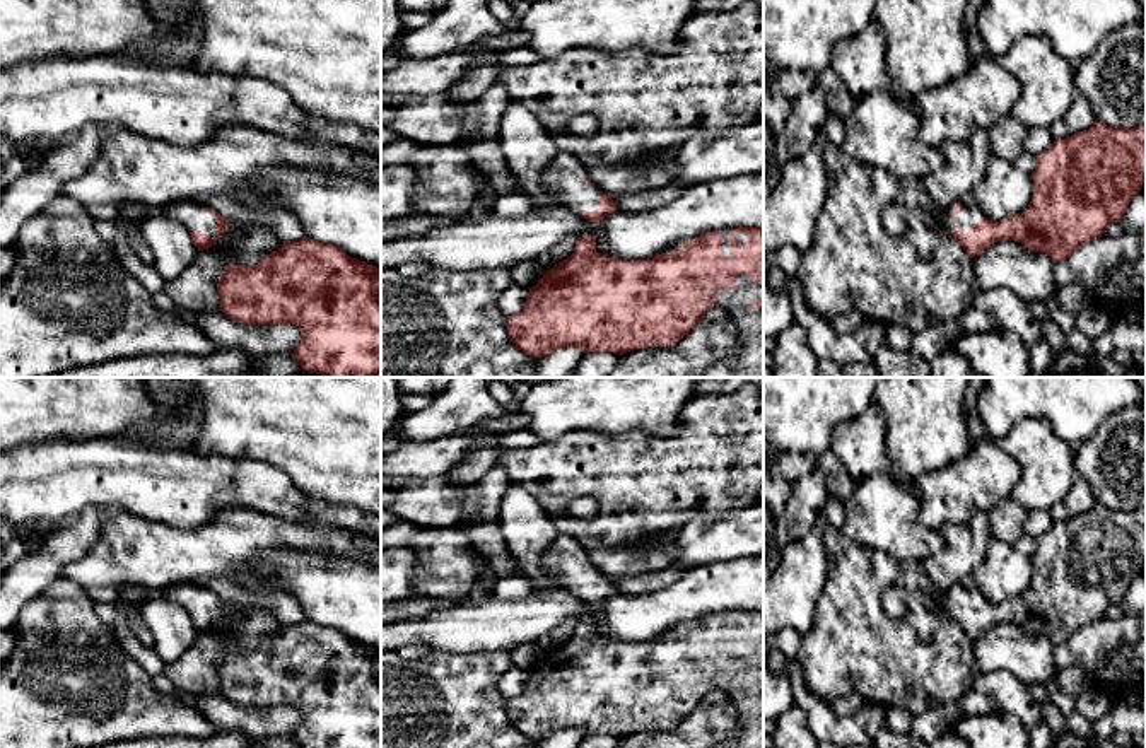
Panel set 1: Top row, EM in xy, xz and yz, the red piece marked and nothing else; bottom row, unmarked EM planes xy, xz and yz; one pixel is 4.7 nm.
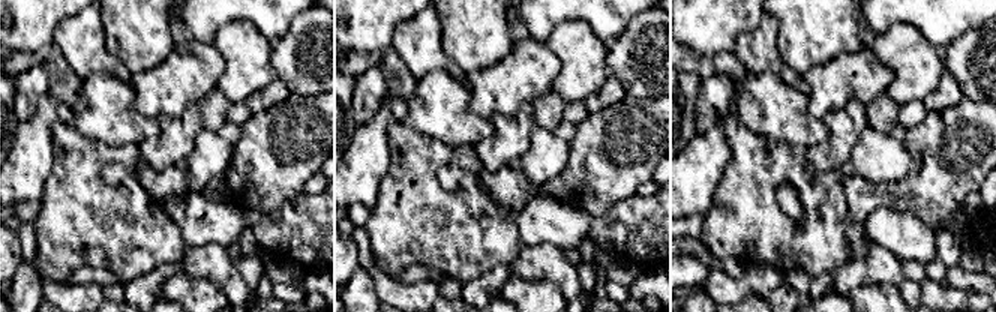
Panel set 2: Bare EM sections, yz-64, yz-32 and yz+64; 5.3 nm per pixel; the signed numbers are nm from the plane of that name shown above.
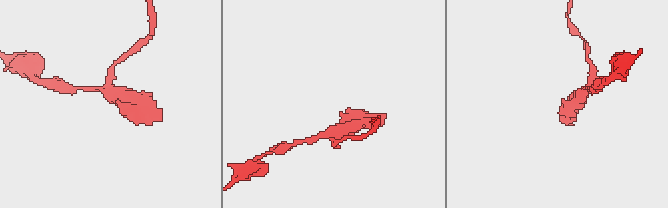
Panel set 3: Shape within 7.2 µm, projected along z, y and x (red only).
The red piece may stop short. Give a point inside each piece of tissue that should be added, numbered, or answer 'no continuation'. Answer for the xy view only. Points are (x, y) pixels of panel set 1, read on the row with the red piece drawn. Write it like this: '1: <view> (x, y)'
1: xy (193, 216)

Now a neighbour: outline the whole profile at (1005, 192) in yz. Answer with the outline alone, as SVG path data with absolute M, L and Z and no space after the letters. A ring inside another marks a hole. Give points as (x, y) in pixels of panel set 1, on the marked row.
M992 154L984 169L984 178L972 190L979 213L992 222L1021 215L1033 196L1032 174Z

